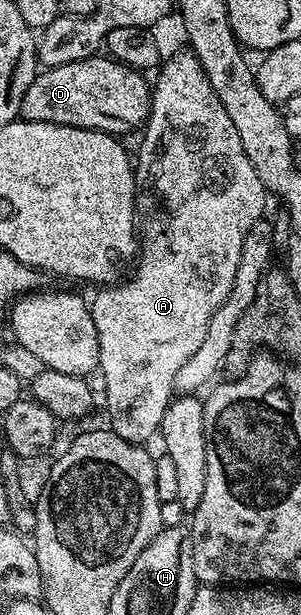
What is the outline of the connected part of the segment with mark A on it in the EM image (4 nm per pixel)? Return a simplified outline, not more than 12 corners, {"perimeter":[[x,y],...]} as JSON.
{"perimeter":[[193,51],[136,182],[166,211],[90,302],[109,429],[159,433],[268,191]]}

